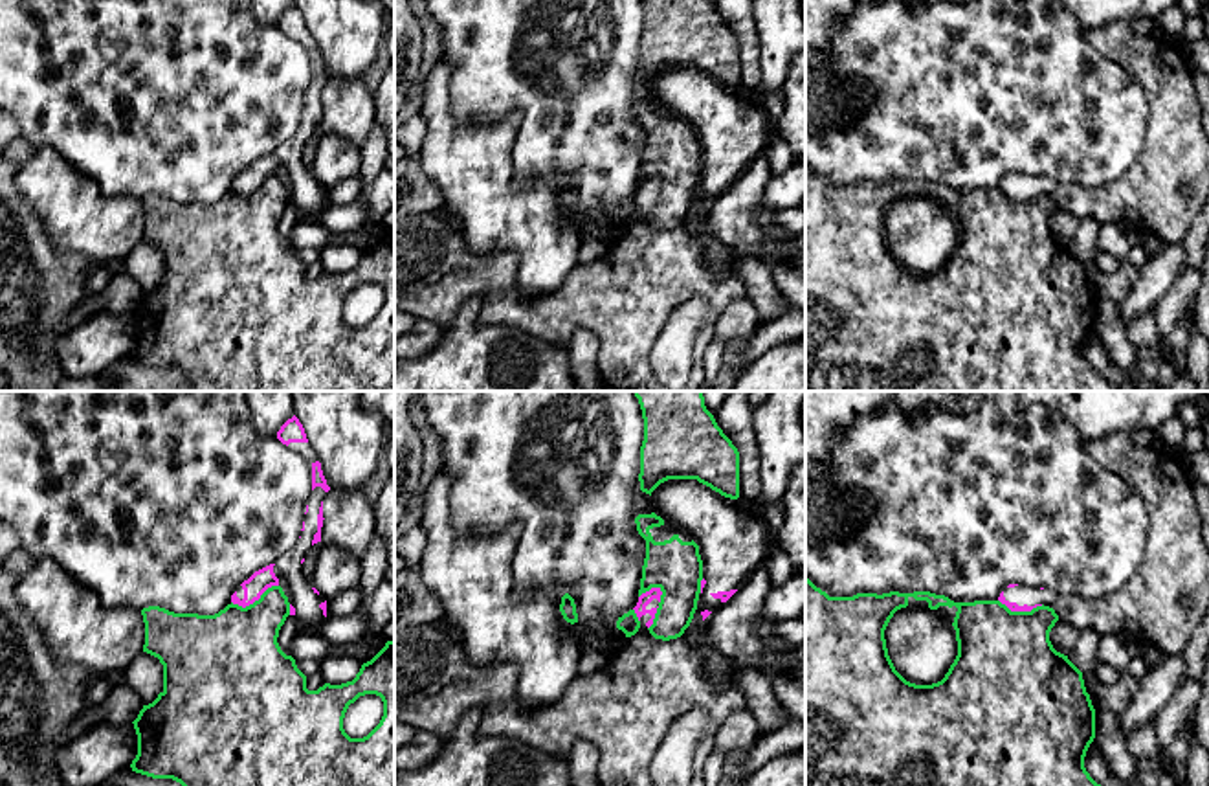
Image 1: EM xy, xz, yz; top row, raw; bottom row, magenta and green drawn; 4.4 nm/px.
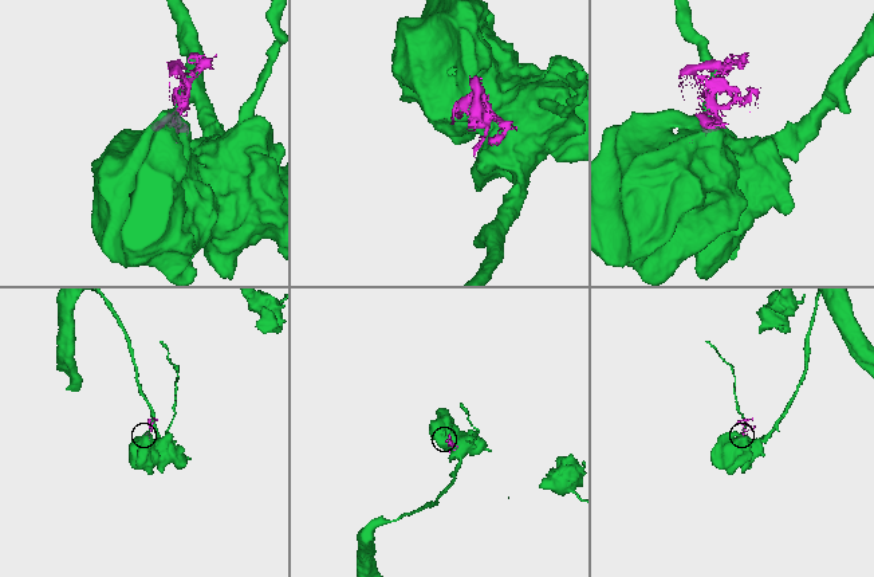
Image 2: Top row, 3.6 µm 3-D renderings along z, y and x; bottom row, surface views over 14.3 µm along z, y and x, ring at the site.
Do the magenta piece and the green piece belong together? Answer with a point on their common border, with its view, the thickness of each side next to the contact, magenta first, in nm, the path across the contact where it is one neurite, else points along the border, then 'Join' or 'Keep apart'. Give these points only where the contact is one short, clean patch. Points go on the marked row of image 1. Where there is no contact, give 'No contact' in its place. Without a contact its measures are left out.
Touches magenta at xy (254, 601). Thickness 90 nm (magenta) against 400 nm. Boundary: xy (277, 584), (272, 584), (244, 606), (232, 603). Keep apart

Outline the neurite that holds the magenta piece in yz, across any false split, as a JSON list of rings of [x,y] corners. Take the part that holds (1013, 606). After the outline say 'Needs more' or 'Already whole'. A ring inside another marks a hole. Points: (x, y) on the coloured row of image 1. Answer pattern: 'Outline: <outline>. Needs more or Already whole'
Outline: [[[1125,433],[1084,439],[1084,446],[1121,476],[1148,509],[1150,531],[1141,566],[1104,597],[1084,599],[1009,584],[998,601],[1011,612],[1044,604],[1079,632],[1126,635],[1156,645],[1165,656],[1183,654],[1209,613],[1209,551],[1183,461],[1159,441],[1136,446]]]. Needs more

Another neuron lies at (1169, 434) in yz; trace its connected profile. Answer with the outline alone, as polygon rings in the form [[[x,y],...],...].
[[[1178,417],[1169,419],[1159,426],[1158,441],[1163,443],[1167,448],[1170,448],[1178,457],[1183,457],[1181,450],[1181,435],[1183,435],[1185,426]]]

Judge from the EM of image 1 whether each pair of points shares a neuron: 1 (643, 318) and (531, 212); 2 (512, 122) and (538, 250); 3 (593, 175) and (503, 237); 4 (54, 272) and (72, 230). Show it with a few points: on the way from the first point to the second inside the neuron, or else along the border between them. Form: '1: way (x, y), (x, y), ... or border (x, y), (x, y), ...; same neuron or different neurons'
1: border (578, 265), (545, 294); different neurons
2: way (499, 153), (499, 199), (520, 219); same neuron
3: border (518, 182), (543, 180), (580, 235); different neurons
4: border (37, 215), (59, 250), (79, 254), (96, 265); different neurons

